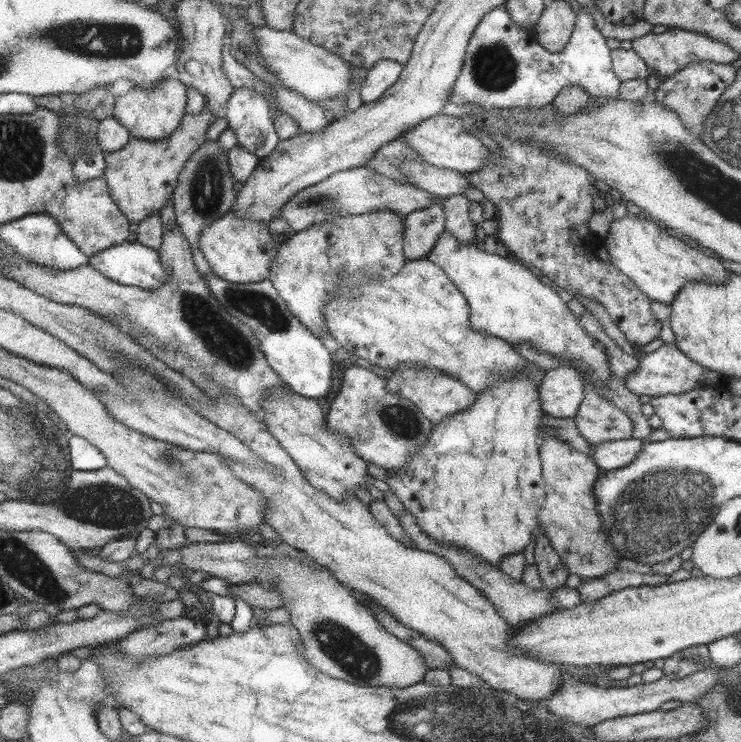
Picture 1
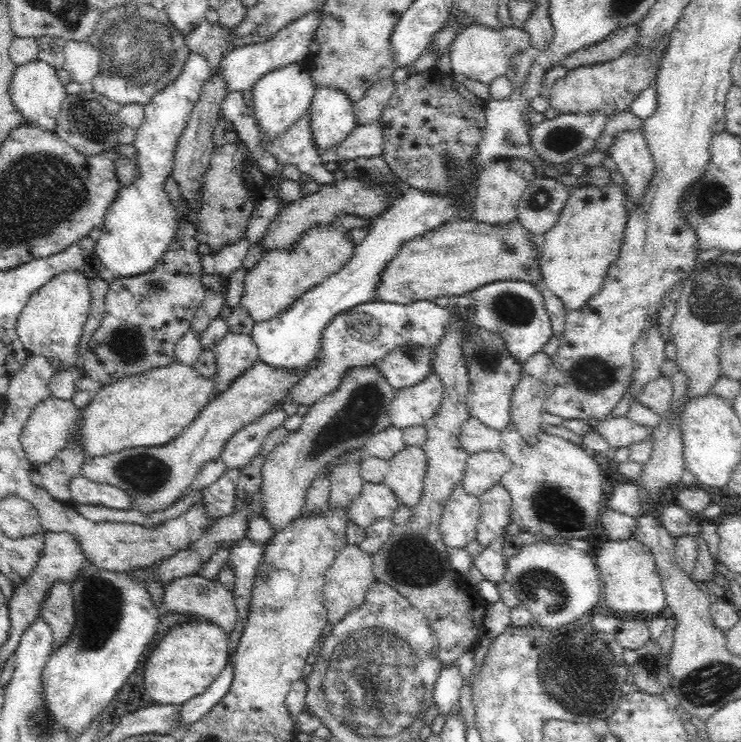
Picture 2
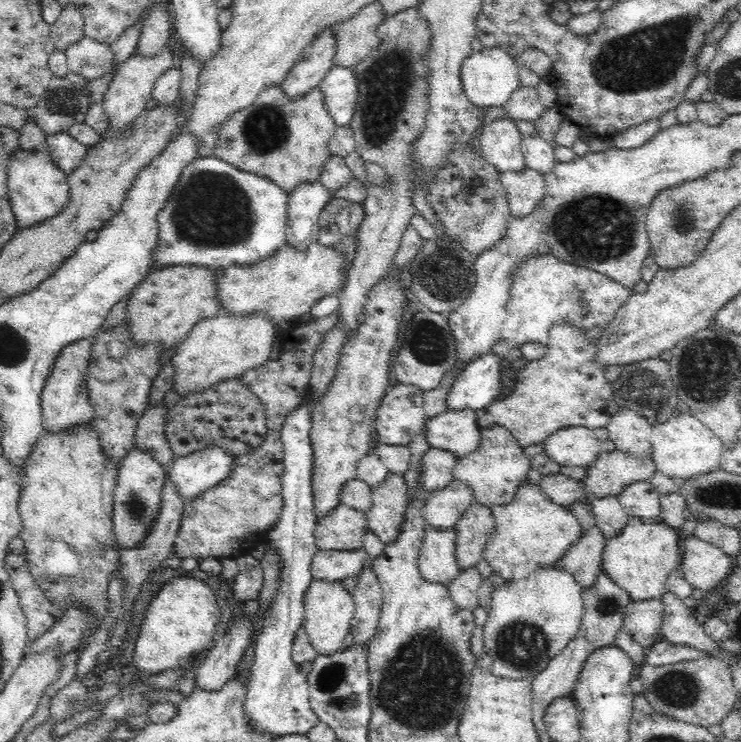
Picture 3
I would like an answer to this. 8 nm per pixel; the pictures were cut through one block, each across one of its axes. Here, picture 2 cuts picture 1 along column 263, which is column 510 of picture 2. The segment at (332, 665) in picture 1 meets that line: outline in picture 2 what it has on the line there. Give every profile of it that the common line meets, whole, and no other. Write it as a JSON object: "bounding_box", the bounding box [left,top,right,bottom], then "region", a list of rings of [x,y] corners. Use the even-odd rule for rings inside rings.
{"bounding_box":[506,542,602,630],"region":[[[551,542],[523,546],[517,554],[509,558],[506,574],[519,604],[529,612],[531,624],[548,630],[577,622],[582,616],[592,614],[592,609],[602,596],[600,573],[593,555],[588,556],[570,546]]]}

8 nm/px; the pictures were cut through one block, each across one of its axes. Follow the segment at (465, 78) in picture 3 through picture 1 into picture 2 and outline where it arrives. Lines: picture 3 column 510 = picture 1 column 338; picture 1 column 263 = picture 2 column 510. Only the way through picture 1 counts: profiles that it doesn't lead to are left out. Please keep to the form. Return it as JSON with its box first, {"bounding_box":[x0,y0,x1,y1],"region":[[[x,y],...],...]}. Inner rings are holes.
{"bounding_box":[448,22,531,84],"region":[[[468,22],[460,26],[460,30],[450,44],[450,68],[448,72],[455,76],[464,74],[470,80],[482,84],[492,84],[492,80],[505,76],[510,68],[510,58],[522,52],[531,51],[530,35],[523,29],[500,27],[490,28],[476,22]]]}

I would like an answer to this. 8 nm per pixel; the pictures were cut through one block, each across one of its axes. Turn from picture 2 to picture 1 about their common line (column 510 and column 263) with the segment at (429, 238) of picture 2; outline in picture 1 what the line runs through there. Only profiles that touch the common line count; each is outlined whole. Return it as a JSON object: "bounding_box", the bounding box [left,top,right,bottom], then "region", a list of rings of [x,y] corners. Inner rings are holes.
{"bounding_box":[199,213,277,284],"region":[[[227,213],[222,219],[215,220],[210,226],[203,228],[199,236],[199,251],[209,264],[214,276],[234,284],[260,282],[270,274],[271,260],[277,250],[277,244],[269,236],[267,222],[241,220]]]}

